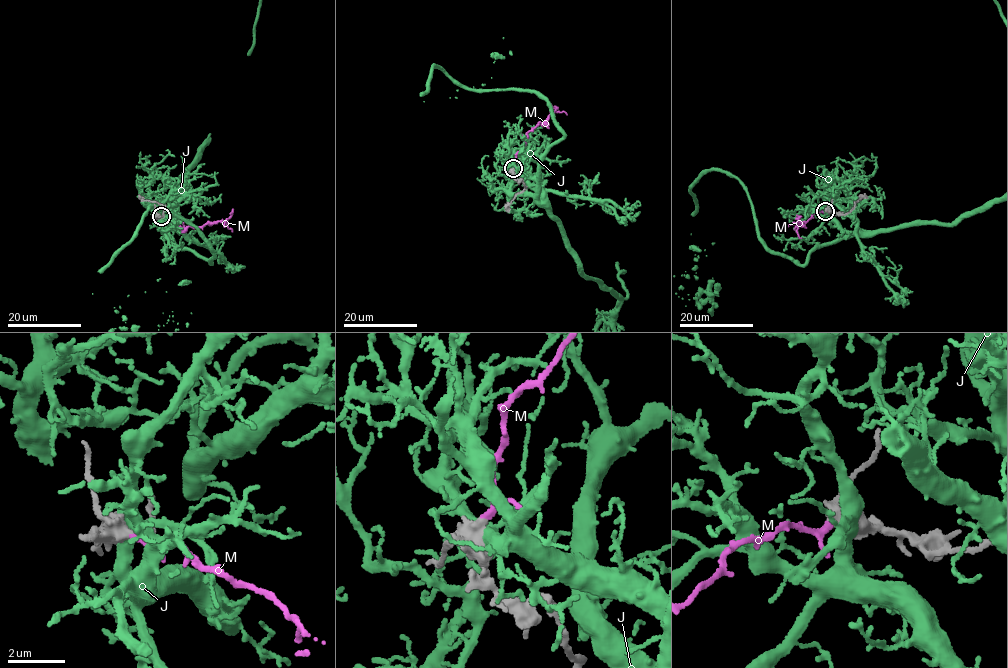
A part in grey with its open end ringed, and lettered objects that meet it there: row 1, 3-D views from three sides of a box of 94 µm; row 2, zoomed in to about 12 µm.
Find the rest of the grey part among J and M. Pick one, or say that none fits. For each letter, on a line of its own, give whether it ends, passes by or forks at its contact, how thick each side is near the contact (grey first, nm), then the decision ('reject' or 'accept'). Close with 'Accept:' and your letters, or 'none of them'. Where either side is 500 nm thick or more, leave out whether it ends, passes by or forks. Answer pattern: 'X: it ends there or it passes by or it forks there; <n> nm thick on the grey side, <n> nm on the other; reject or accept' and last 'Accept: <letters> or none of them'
J: 650 nm thick on the grey side, 440 nm on the other; reject
M: 600 nm thick on the grey side, 140 nm on the other; accept
Accept: M

